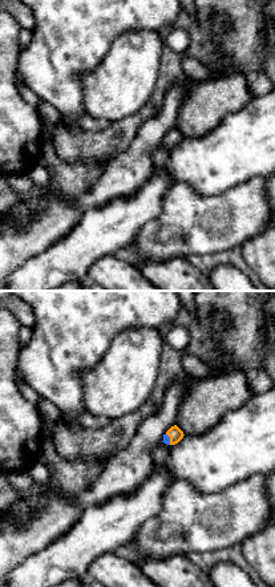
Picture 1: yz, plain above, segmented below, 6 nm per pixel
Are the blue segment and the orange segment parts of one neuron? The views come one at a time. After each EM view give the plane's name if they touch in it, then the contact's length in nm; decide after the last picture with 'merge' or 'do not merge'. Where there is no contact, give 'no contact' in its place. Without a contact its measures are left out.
contact in yz; length 80 nm

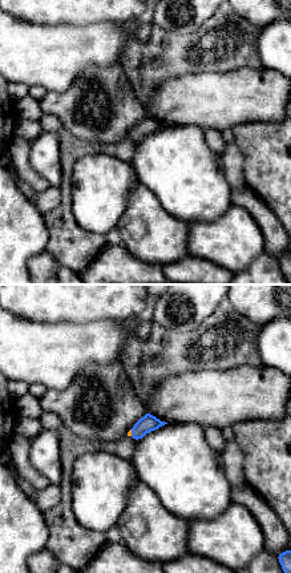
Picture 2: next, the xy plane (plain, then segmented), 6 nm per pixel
contact in xy; length 40 nm

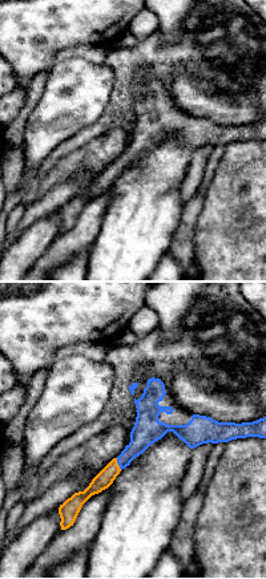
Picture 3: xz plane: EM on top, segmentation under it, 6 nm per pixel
contact in xz; length 80 nm

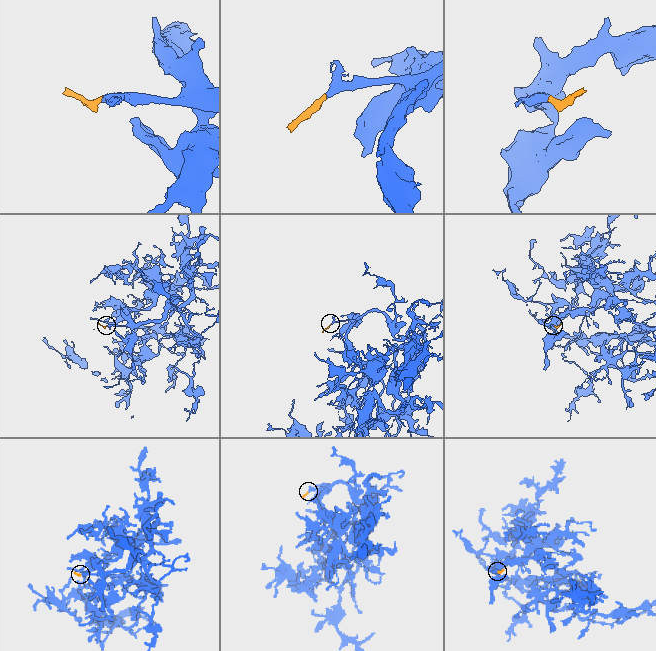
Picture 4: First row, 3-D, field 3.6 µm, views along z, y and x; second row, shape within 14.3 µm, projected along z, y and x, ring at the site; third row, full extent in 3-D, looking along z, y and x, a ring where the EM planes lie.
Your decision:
merge

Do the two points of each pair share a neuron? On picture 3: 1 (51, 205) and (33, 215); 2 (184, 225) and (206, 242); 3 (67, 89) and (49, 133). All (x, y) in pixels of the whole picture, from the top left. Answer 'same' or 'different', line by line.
1: same
2: different
3: same

